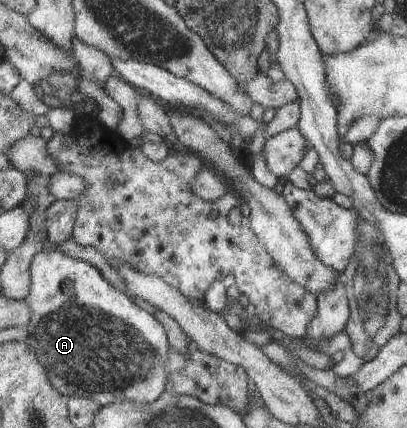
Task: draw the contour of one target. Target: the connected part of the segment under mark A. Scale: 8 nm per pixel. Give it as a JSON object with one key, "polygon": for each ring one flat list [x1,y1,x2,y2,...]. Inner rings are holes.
{"polygon":[[41,251,33,257,30,266,30,291,25,297,25,303,31,311,31,321,27,323,27,333,29,336,25,341,31,349,31,353,35,353,37,361,45,367,47,371,47,381,51,383,51,387,55,387,55,391,64,398,83,397,83,399,93,399,97,405,109,406,123,402,149,404,154,403,166,391,169,381,169,371,166,368,169,361,169,339,163,325,153,315,150,315,133,302,132,297,123,291,119,291,115,285,111,285,100,272,89,263,73,259,63,255,61,251]]}

